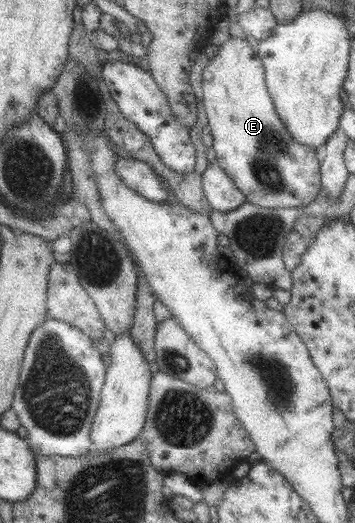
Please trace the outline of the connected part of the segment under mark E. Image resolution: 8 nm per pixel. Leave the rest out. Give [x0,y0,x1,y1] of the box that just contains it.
[201,37,321,208]

